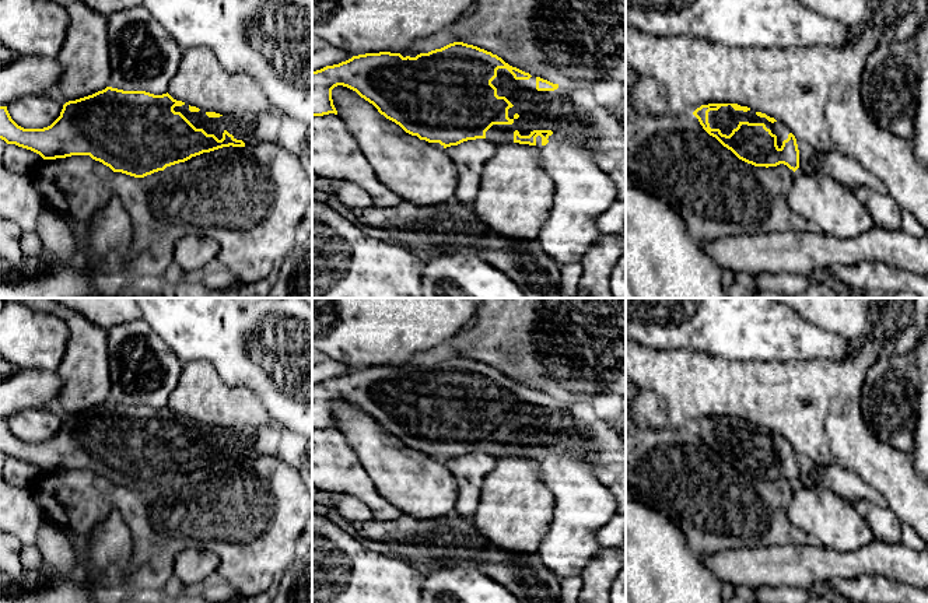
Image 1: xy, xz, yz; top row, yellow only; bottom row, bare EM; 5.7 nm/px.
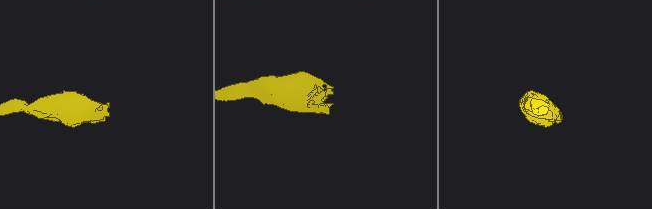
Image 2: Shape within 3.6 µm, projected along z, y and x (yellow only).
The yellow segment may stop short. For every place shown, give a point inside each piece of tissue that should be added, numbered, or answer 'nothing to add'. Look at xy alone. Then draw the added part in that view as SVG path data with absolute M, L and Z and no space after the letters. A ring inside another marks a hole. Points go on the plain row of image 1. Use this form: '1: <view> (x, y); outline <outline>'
1: xy (252, 441); outline M189 418L175 420L175 425L181 425L196 442L203 442L207 448L214 448L218 453L227 444L237 453L242 453L245 460L258 456L277 457L277 449L281 439L281 427L246 427L242 430L223 428L220 431L209 431L206 424L190 425Z

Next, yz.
1: yz (725, 433); outline M731 418L721 420L718 424L708 425L708 437L711 442L719 442L722 448L729 449L733 442L738 441L740 435L749 437L764 437L773 448L777 449L777 459L781 462L782 455L788 452L791 446L789 442L780 434L771 437L766 431L756 428L756 424L750 423L747 425L735 424Z

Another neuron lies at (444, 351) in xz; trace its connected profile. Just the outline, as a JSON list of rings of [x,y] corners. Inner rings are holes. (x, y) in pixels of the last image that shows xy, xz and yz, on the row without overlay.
[[[451,341],[442,346],[438,346],[433,350],[416,354],[407,364],[416,367],[428,367],[435,362],[441,362],[449,357],[458,355],[456,341]]]

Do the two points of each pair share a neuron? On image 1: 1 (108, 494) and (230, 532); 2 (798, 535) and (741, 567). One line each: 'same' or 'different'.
1: same
2: different

